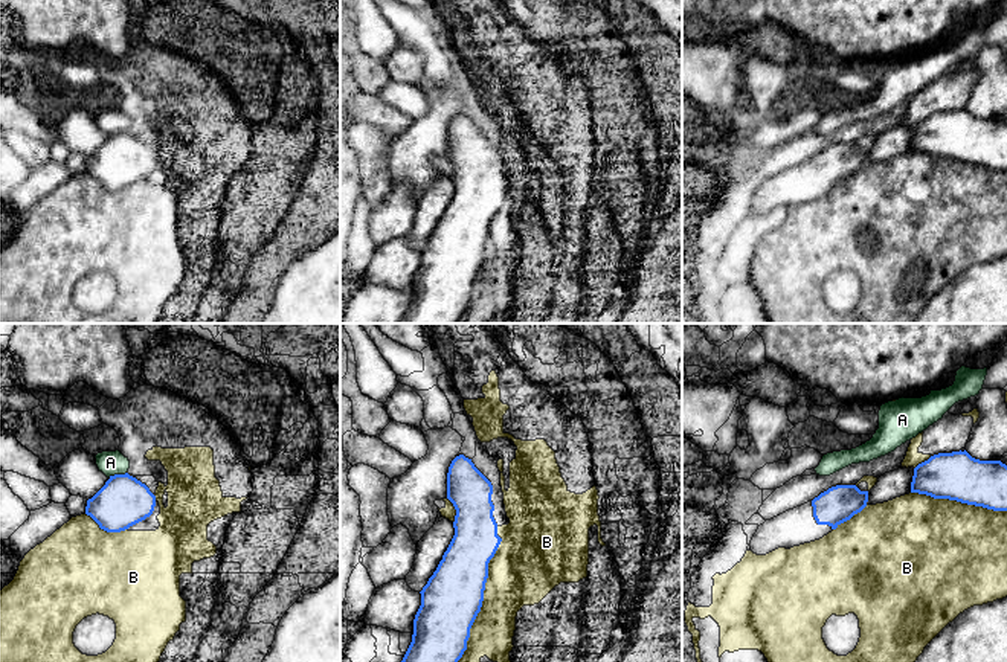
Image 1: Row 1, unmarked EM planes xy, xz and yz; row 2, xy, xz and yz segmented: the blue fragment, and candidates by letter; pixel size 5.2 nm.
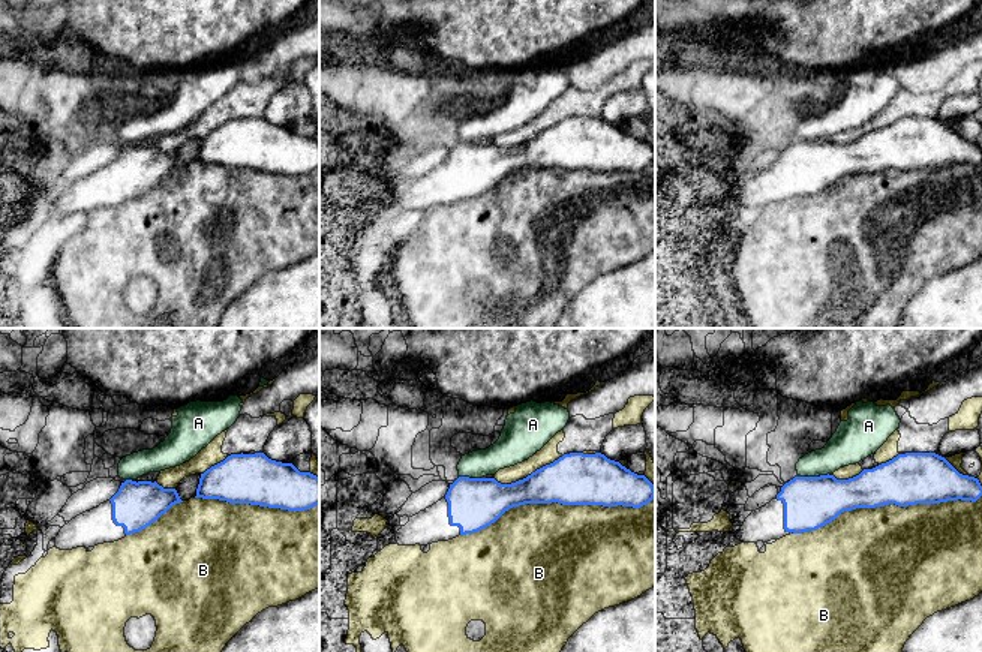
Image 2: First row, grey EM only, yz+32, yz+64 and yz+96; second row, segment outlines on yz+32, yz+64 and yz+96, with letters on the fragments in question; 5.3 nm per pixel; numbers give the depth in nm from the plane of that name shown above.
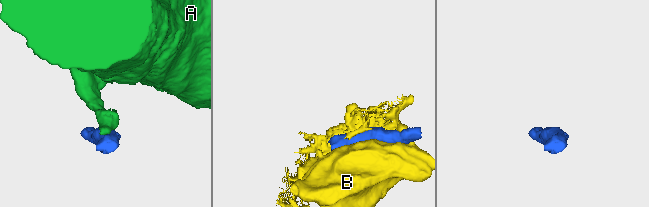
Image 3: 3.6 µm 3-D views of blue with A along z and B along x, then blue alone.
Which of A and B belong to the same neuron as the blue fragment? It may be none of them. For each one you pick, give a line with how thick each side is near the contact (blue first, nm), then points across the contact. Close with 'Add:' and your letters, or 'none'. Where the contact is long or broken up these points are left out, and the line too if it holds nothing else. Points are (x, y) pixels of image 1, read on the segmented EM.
Add: none

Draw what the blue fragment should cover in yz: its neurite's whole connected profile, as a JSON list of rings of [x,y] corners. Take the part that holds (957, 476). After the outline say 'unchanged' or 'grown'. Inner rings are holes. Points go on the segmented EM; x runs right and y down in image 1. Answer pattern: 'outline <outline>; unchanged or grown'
outline [[[966,450],[938,453],[914,468],[911,493],[949,499],[993,511],[1007,511],[1007,465],[1001,461],[980,461]]]; unchanged

